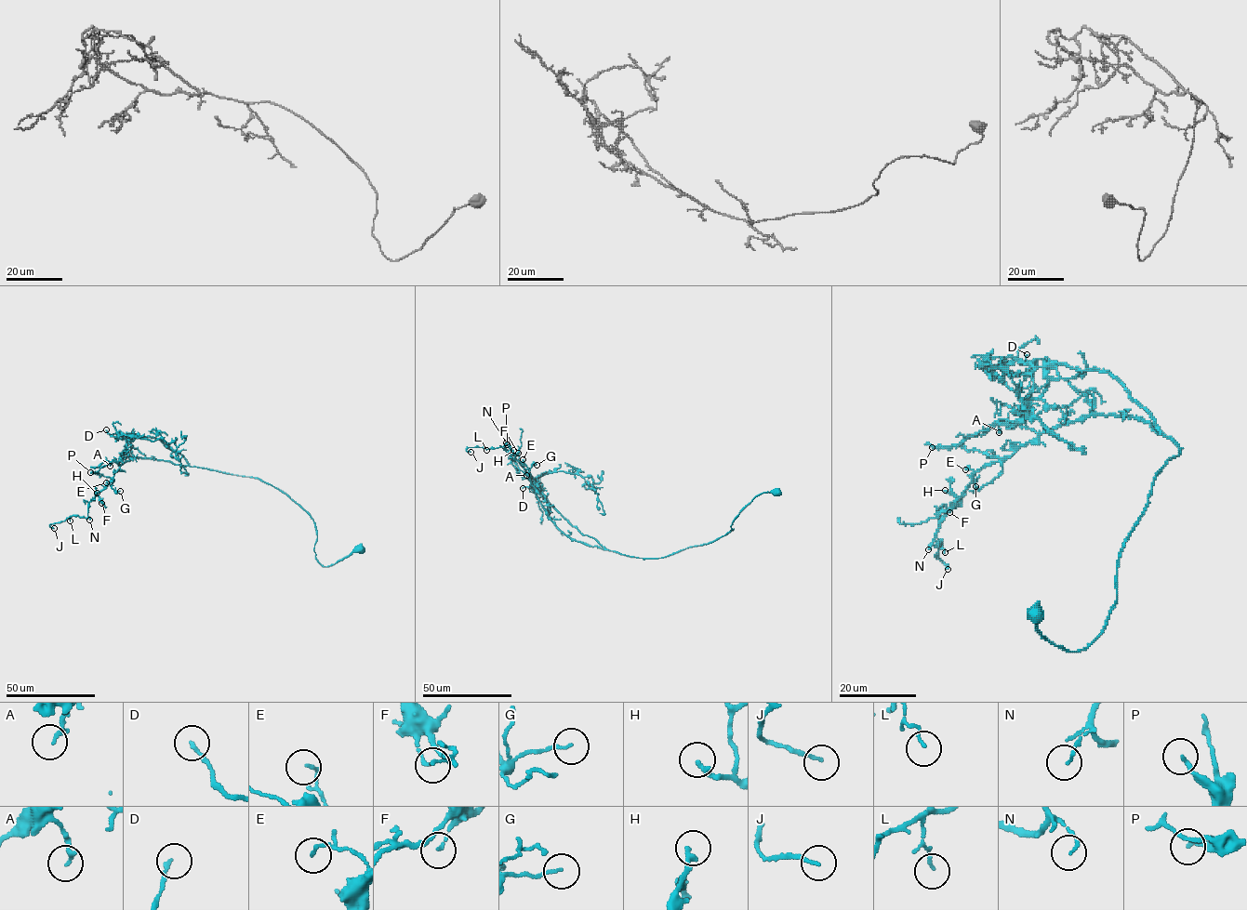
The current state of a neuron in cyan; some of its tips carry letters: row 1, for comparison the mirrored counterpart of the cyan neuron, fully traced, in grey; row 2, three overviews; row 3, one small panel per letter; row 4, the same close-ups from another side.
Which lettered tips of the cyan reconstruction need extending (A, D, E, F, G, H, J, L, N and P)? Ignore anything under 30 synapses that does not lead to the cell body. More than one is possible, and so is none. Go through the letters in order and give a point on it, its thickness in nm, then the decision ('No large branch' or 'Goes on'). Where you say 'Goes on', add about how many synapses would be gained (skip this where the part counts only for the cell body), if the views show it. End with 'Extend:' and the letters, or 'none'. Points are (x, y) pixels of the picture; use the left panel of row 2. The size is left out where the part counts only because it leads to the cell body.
A: Place: (110, 466). Thickness 180 nm. No large branch
D: Place: (106, 429). Thickness 140 nm. No large branch
E: Place: (106, 482). Thickness 120 nm. No large branch
F: Place: (101, 503). Thickness 140 nm. No large branch
G: Place: (120, 491). Thickness 110 nm. No large branch
H: Place: (97, 493). Thickness 240 nm. No large branch
J: Place: (54, 528). Thickness 140 nm. No large branch
L: Place: (70, 520). Thickness 100 nm. No large branch
N: Place: (89, 520). Thickness 100 nm. No large branch
P: Place: (90, 472). Thickness 170 nm. No large branch
Extend: none

